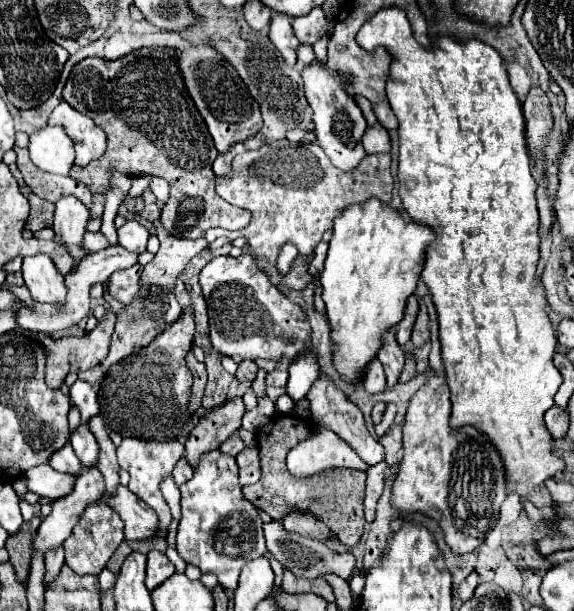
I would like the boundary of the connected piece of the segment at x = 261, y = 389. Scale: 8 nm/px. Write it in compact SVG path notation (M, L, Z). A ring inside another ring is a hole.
M260 368L258 374L256 374L256 380L252 382L252 390L256 394L256 398L262 398L266 394L266 384L264 384L264 378L266 378L266 370Z

